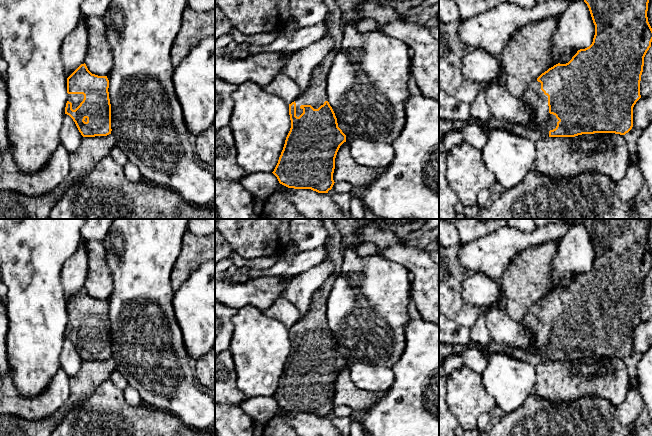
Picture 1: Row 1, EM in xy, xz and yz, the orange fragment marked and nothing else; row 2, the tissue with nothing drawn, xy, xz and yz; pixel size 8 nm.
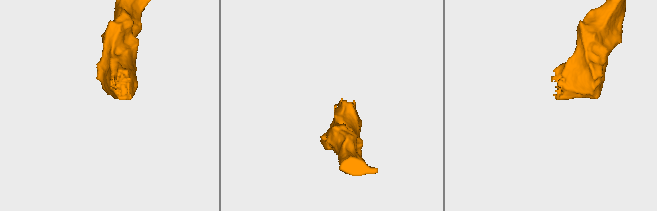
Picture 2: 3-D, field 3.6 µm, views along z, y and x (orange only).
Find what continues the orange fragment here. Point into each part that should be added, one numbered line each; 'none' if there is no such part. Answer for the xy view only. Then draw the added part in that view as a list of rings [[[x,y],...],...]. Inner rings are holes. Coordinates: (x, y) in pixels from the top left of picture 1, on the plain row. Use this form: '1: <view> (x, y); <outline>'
1: xy (75, 323); [[[68,318],[67,325],[72,327],[72,333],[75,334],[83,325],[83,318]]]

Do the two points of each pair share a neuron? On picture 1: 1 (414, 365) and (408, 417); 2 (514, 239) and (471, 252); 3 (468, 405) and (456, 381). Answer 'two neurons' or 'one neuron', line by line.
1: one neuron
2: one neuron
3: one neuron

